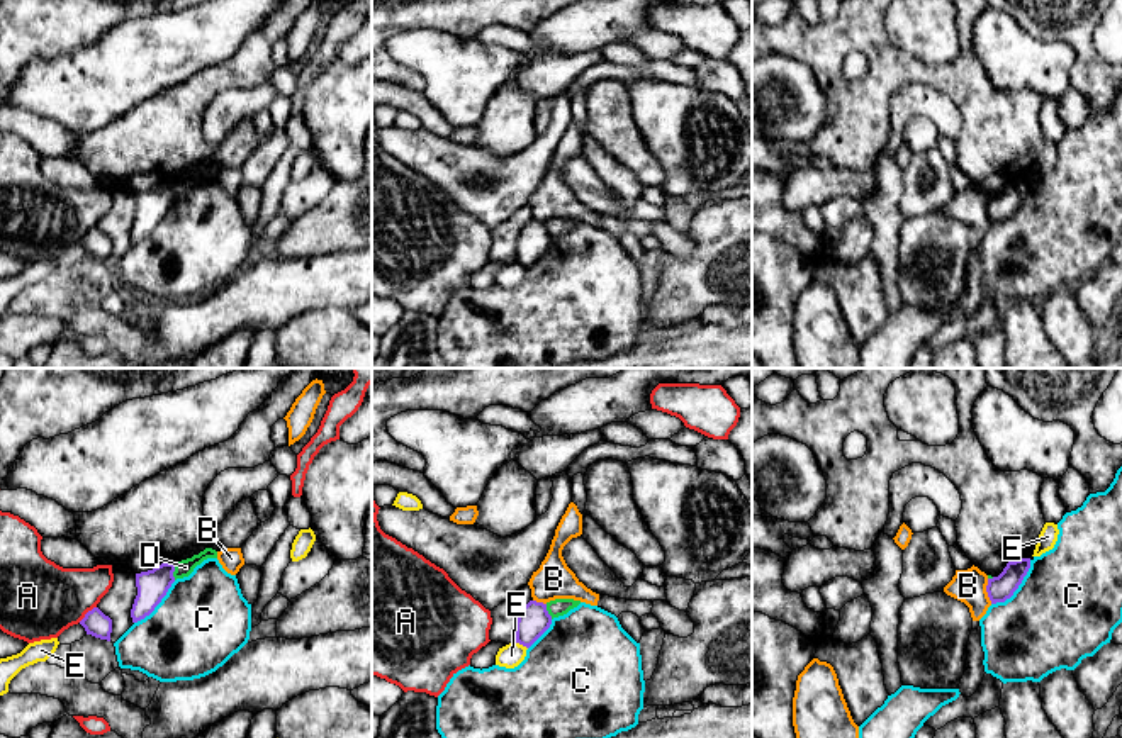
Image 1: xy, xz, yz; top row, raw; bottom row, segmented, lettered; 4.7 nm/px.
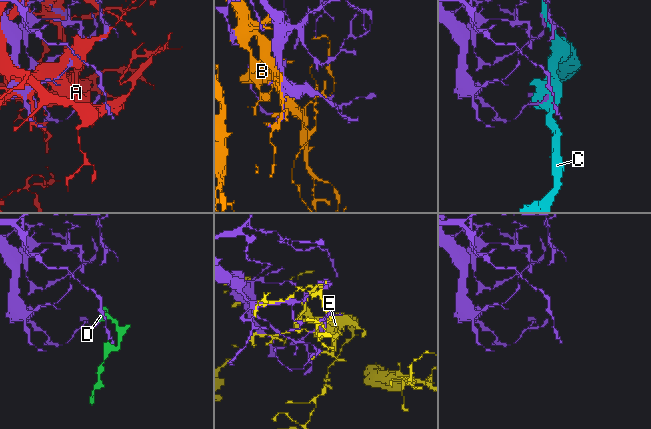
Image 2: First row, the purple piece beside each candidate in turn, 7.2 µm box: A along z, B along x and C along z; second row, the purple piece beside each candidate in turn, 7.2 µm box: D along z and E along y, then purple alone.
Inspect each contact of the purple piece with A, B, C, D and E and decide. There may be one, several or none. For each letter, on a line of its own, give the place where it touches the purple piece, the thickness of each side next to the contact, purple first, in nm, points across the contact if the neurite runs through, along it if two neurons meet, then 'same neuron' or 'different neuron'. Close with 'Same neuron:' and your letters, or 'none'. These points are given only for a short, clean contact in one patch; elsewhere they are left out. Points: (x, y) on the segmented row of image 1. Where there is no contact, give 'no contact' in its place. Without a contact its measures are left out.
A: meets purple in xy at (87, 613); 120 nm thick on the purple side, 380 nm on the other; different neuron
B: meets purple in yz at (987, 591); 120 nm thick on the purple side, 160 nm on the other; different neuron
C: meets purple in yz at (1017, 587); 120 nm thick on the purple side, 480 nm on the other; different neuron
D: meets purple in xy at (173, 570); 140 nm thick on the purple side, 80 nm on the other; border along xy (175, 564), (173, 579); different neuron
E: meets purple in xz at (521, 643); 150 nm thick on the purple side, 110 nm on the other; different neuron
Same neuron: none

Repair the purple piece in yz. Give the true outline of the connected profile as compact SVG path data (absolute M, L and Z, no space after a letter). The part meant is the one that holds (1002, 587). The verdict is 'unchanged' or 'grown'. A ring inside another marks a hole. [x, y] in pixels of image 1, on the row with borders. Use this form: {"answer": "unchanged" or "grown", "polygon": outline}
{"answer": "unchanged", "polygon": "M1030 558L1008 562L998 577L988 579L986 592L991 604L1005 602L1022 584L1030 568Z"}

